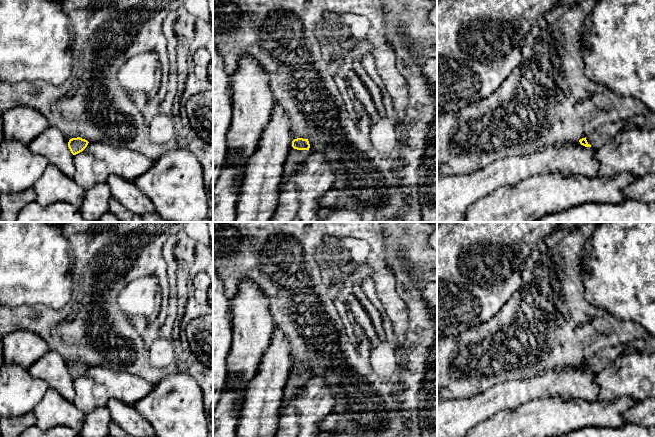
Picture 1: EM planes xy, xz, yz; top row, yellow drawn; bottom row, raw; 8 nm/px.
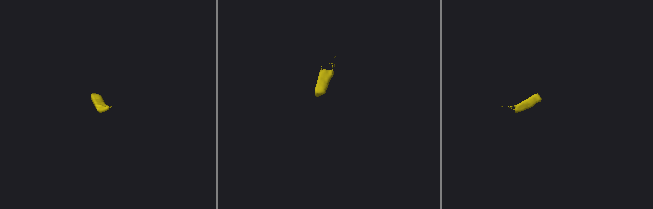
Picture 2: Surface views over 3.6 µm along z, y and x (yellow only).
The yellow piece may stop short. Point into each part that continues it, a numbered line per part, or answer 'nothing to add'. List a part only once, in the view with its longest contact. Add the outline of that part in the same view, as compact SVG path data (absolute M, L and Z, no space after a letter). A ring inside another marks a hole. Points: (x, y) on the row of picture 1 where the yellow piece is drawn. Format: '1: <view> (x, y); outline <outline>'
1: xz (295, 158); outline M291 147L283 167L283 177L280 183L280 192L287 183L288 178L297 170L297 168L309 156L309 150L297 150Z

